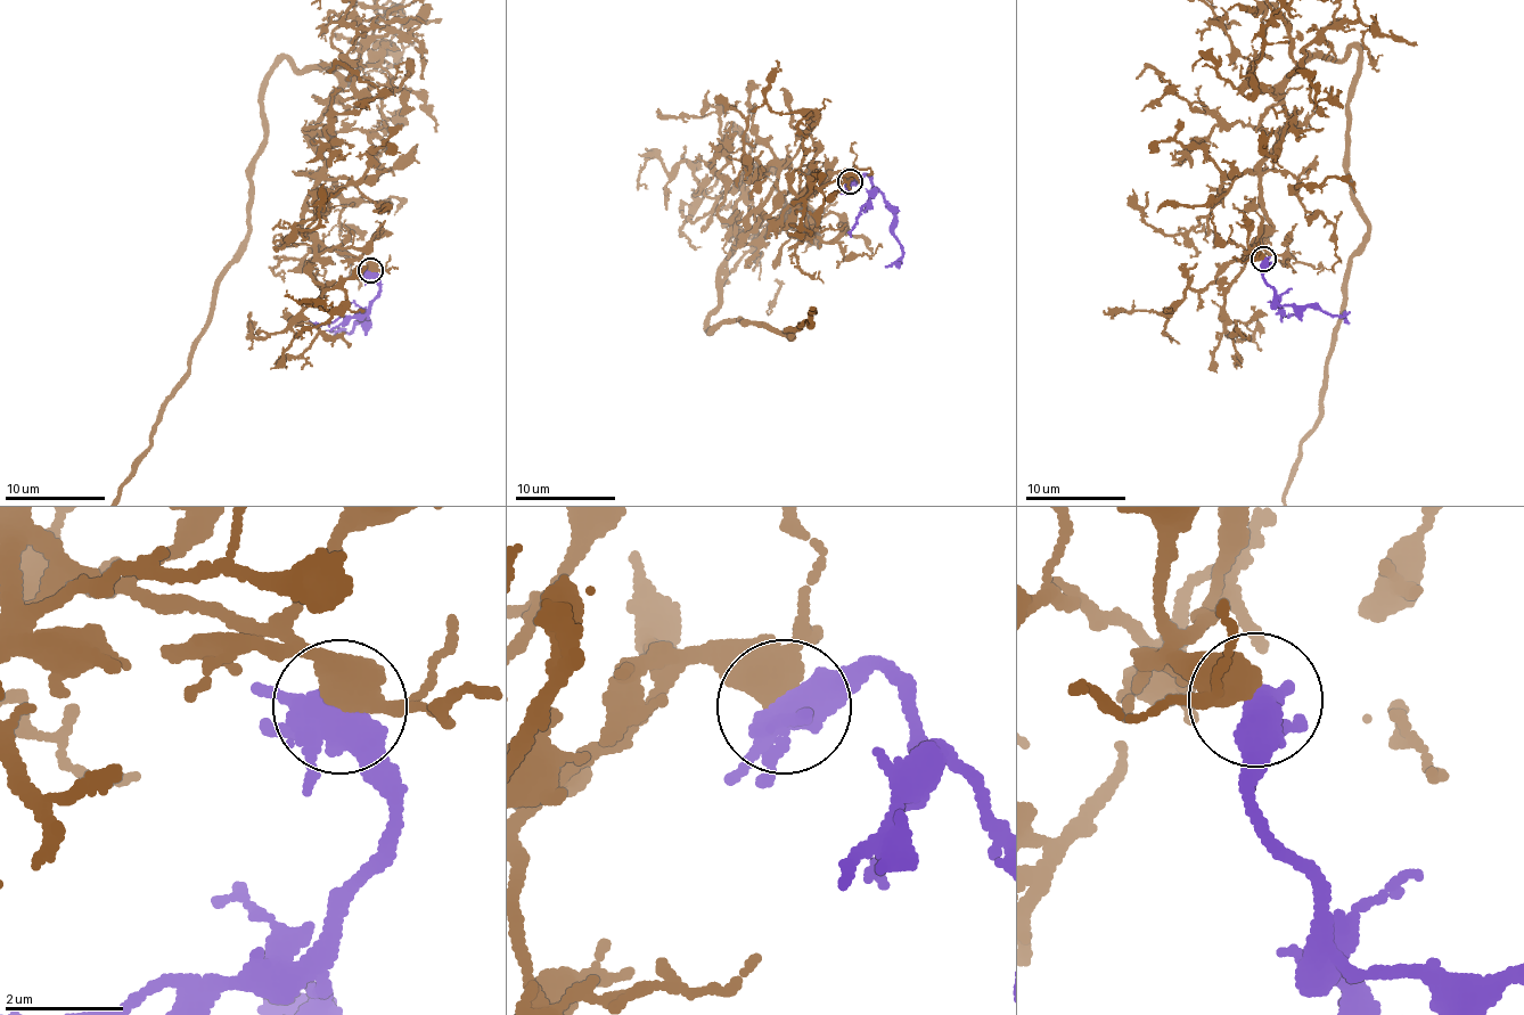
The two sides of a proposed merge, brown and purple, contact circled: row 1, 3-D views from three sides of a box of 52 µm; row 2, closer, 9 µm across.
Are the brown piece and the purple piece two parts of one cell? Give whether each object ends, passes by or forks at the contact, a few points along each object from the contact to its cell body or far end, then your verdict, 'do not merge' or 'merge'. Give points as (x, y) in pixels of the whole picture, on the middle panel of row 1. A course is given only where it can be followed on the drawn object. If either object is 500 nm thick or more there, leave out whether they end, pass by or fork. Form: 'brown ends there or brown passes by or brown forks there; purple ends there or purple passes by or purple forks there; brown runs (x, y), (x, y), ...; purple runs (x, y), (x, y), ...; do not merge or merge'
purple runs (850, 180), (868, 174), (884, 195), (894, 218), (893, 235), (902, 255), (886, 267); merge

